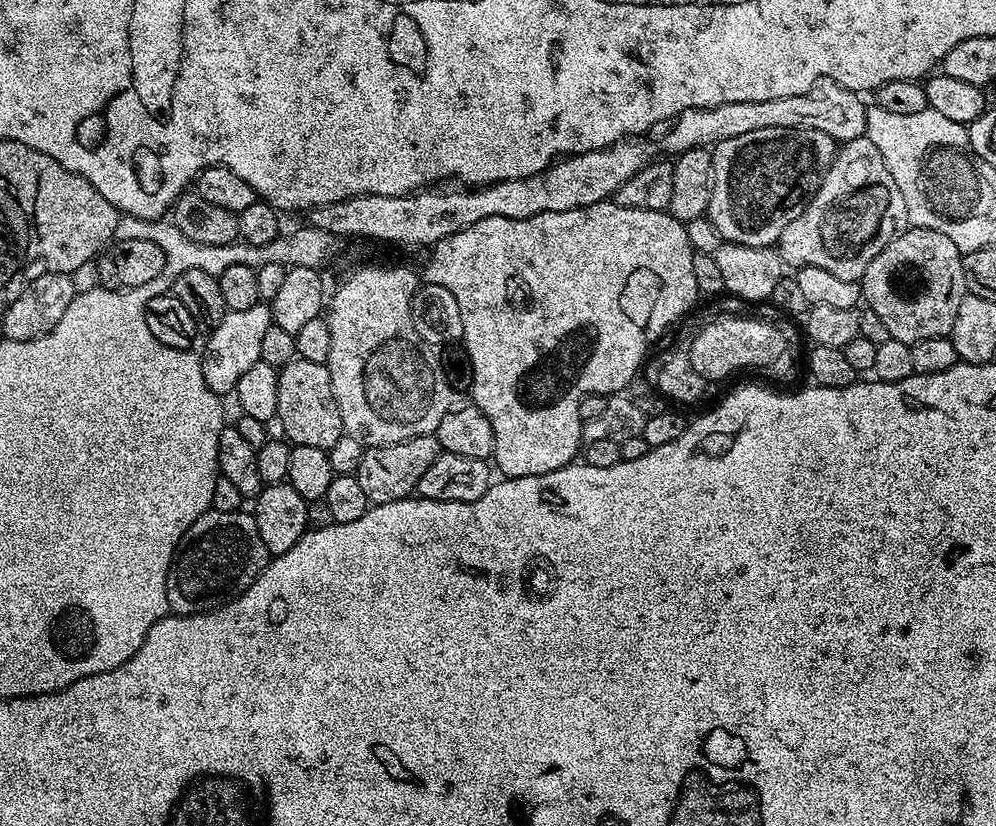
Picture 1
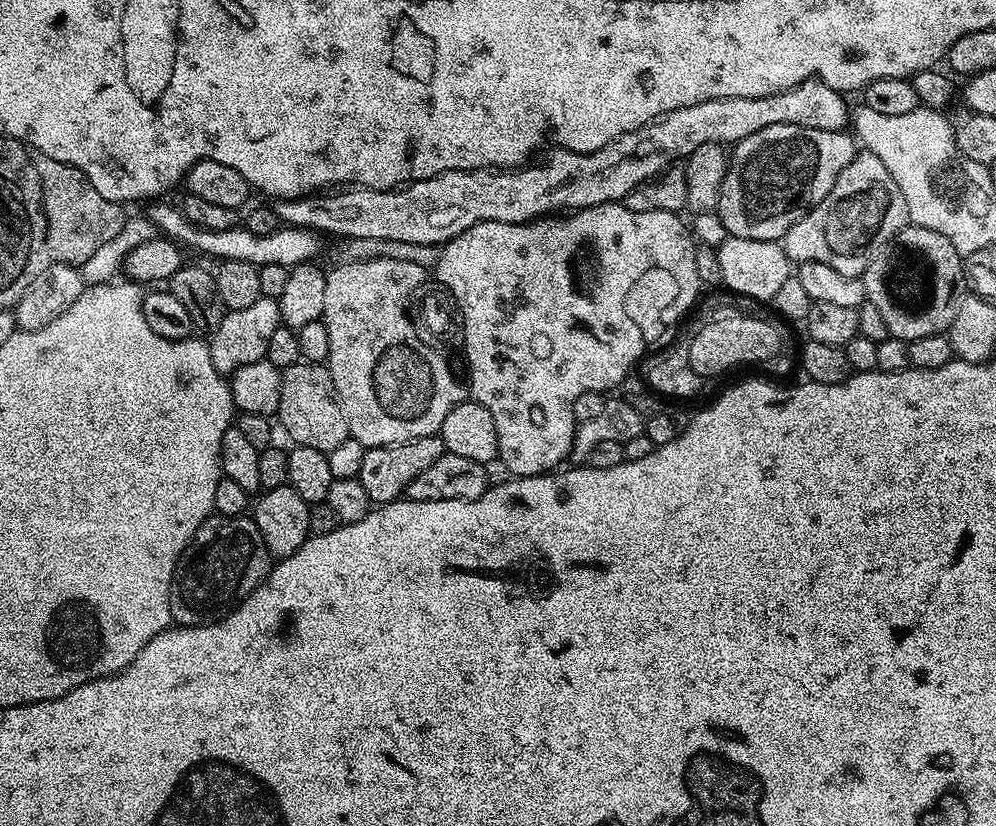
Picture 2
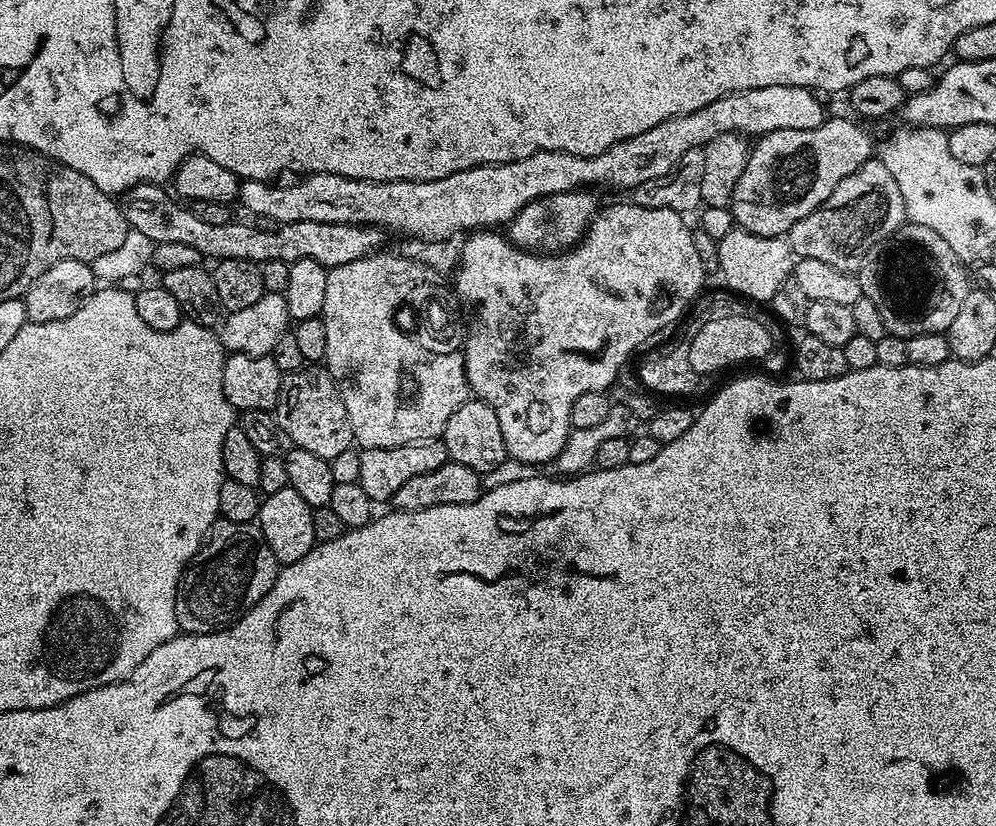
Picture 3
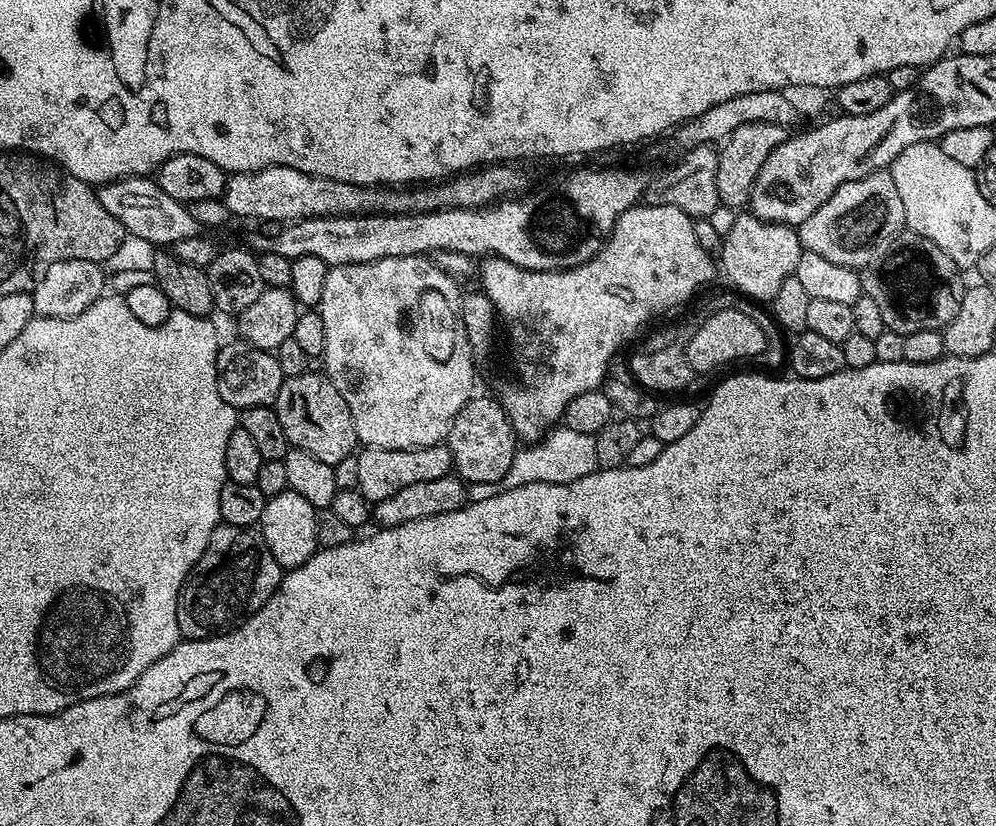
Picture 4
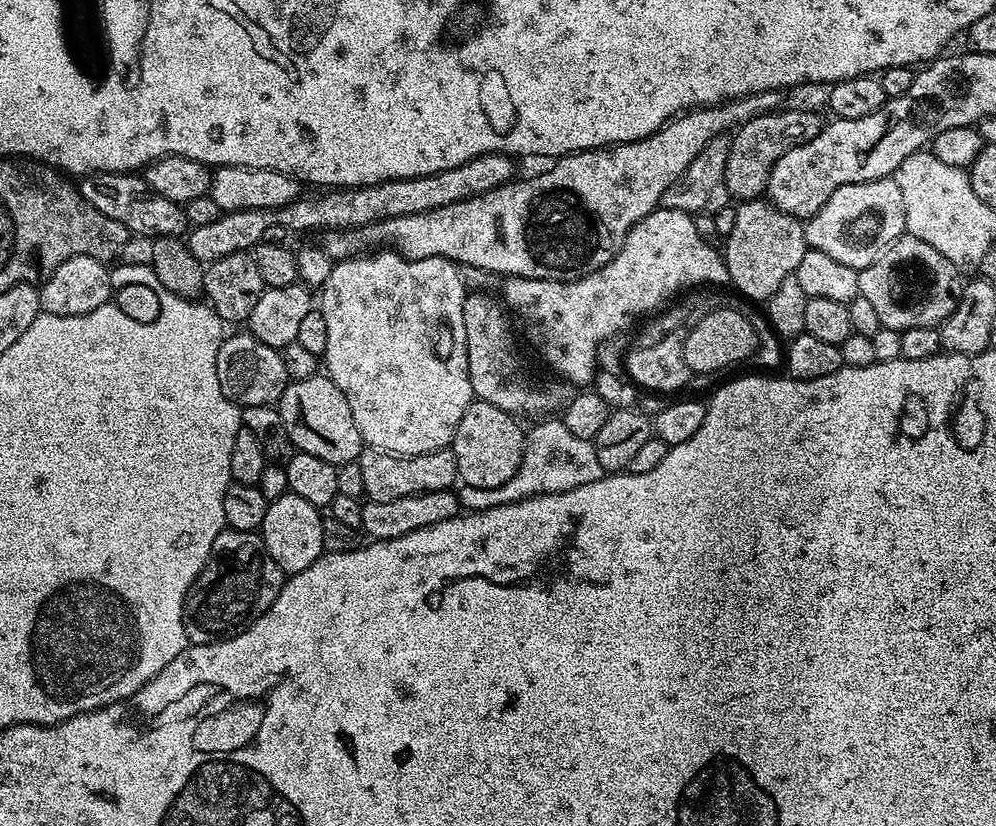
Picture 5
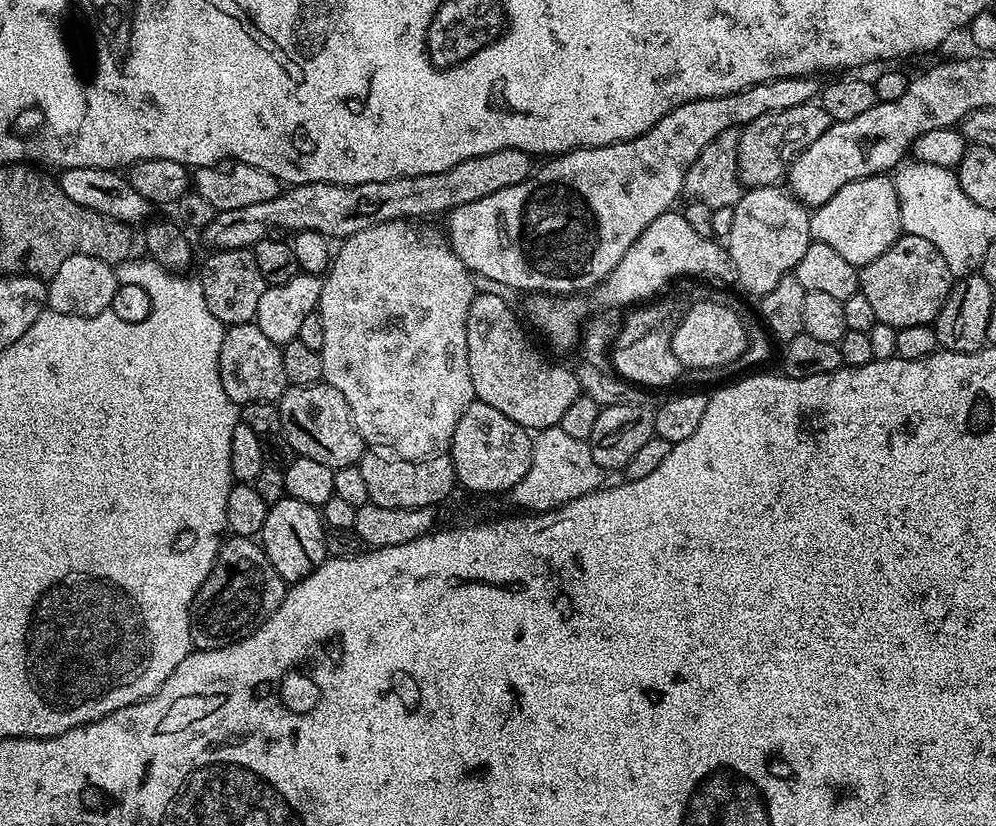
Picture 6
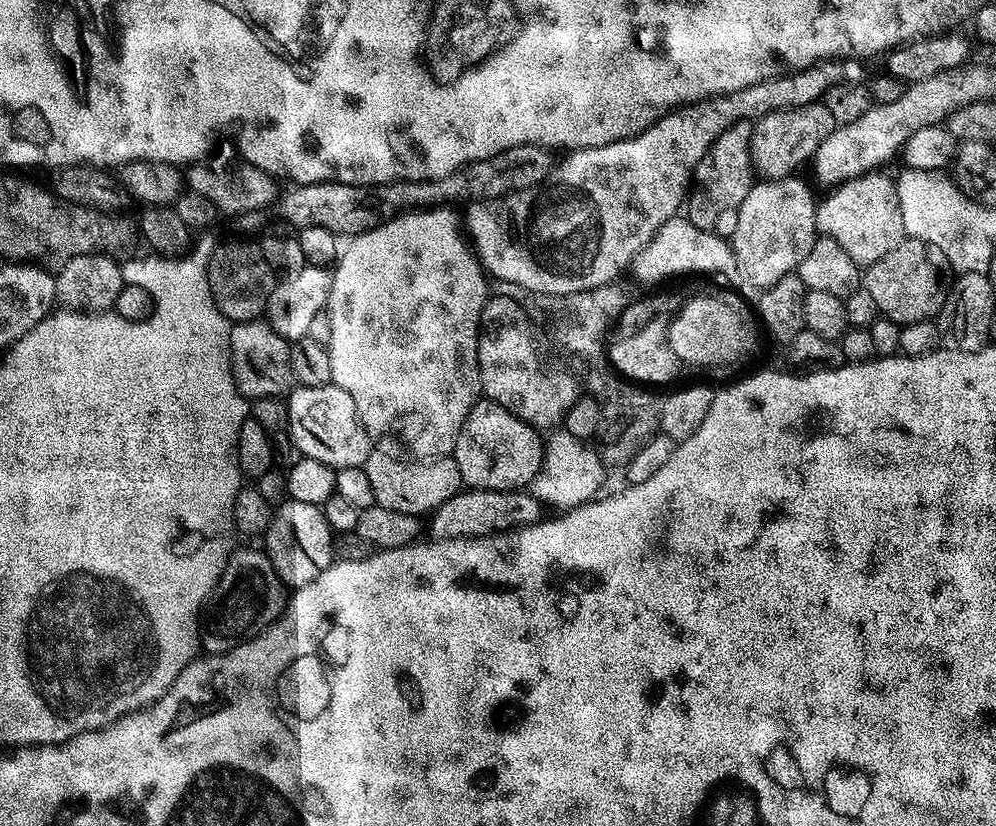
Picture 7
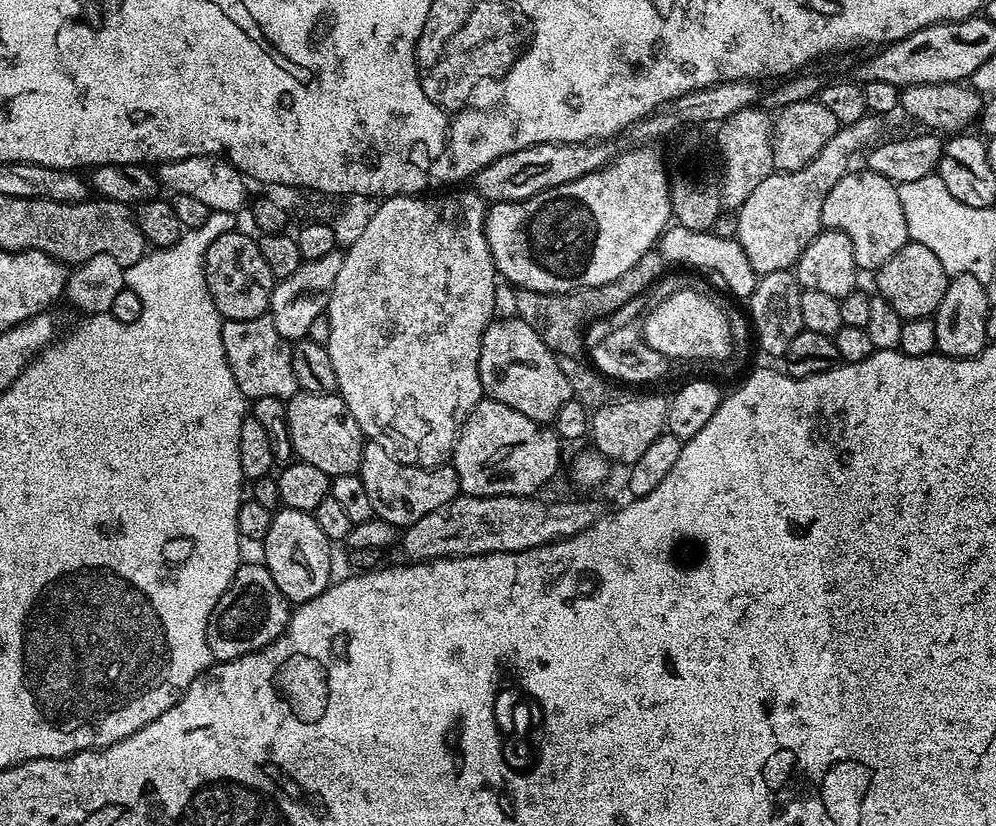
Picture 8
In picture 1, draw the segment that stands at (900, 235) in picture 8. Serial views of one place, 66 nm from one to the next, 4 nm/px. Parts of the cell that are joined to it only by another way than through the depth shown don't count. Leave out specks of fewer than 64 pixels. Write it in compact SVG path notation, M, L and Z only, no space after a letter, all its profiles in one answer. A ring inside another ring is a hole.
M862 135L843 141L802 214L782 230L778 251L785 265L793 269L819 266L838 278L859 281L866 266L908 227L902 193L890 178L878 146Z

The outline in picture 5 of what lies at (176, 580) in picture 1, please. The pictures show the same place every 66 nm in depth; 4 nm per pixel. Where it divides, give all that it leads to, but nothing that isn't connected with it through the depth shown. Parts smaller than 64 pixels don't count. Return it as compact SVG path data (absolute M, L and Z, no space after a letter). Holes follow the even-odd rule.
M225 527L218 538L214 538L210 558L184 599L184 625L189 645L234 638L270 610L285 583L286 573L270 558L259 531L243 532Z

